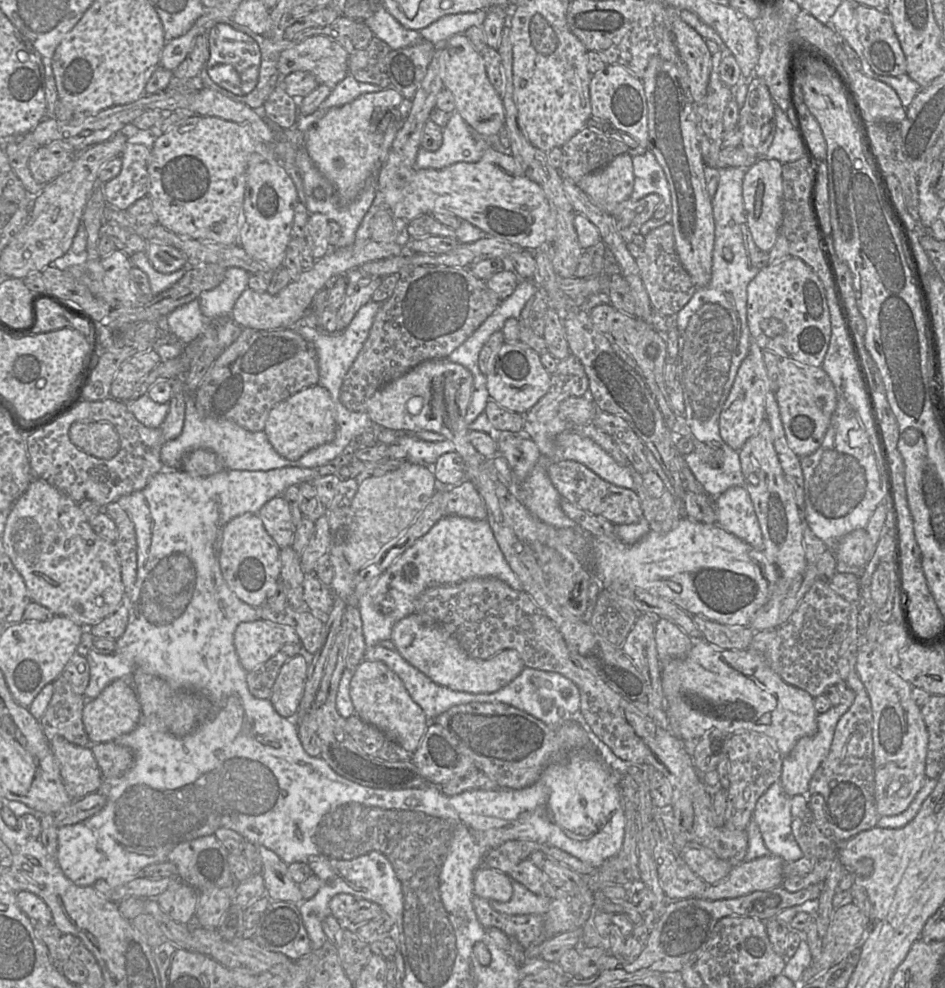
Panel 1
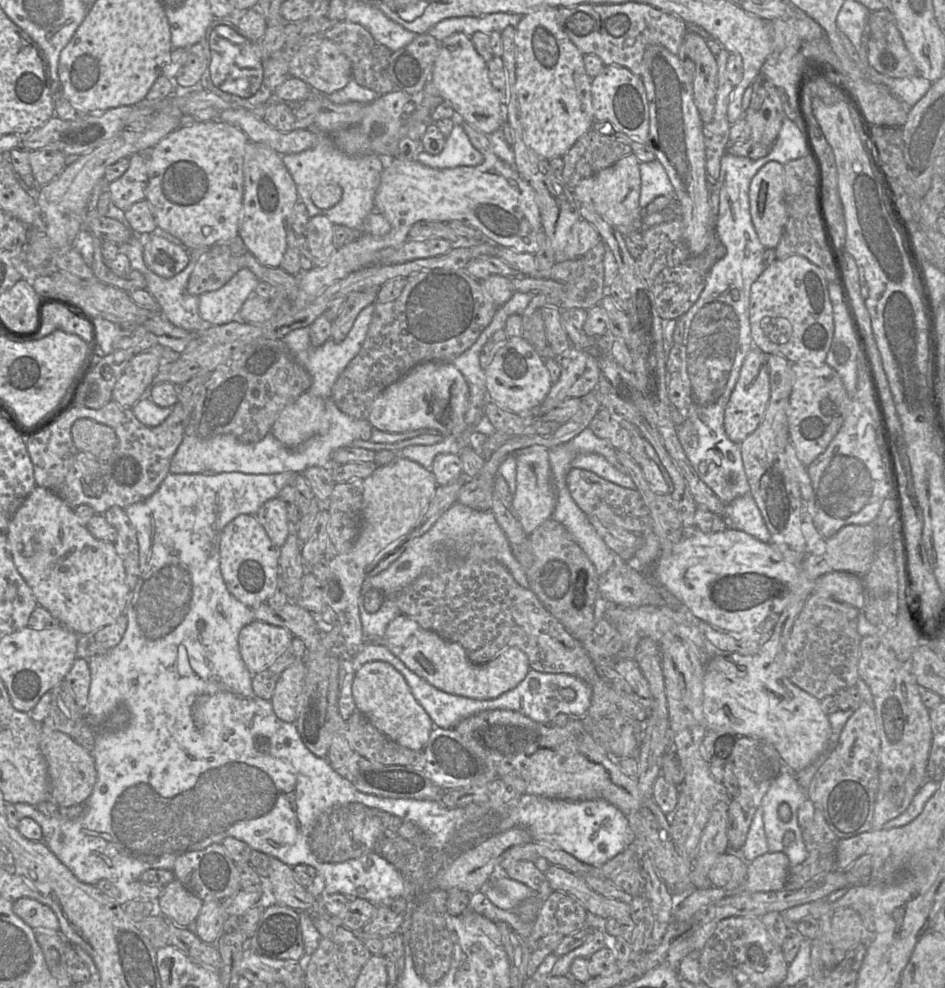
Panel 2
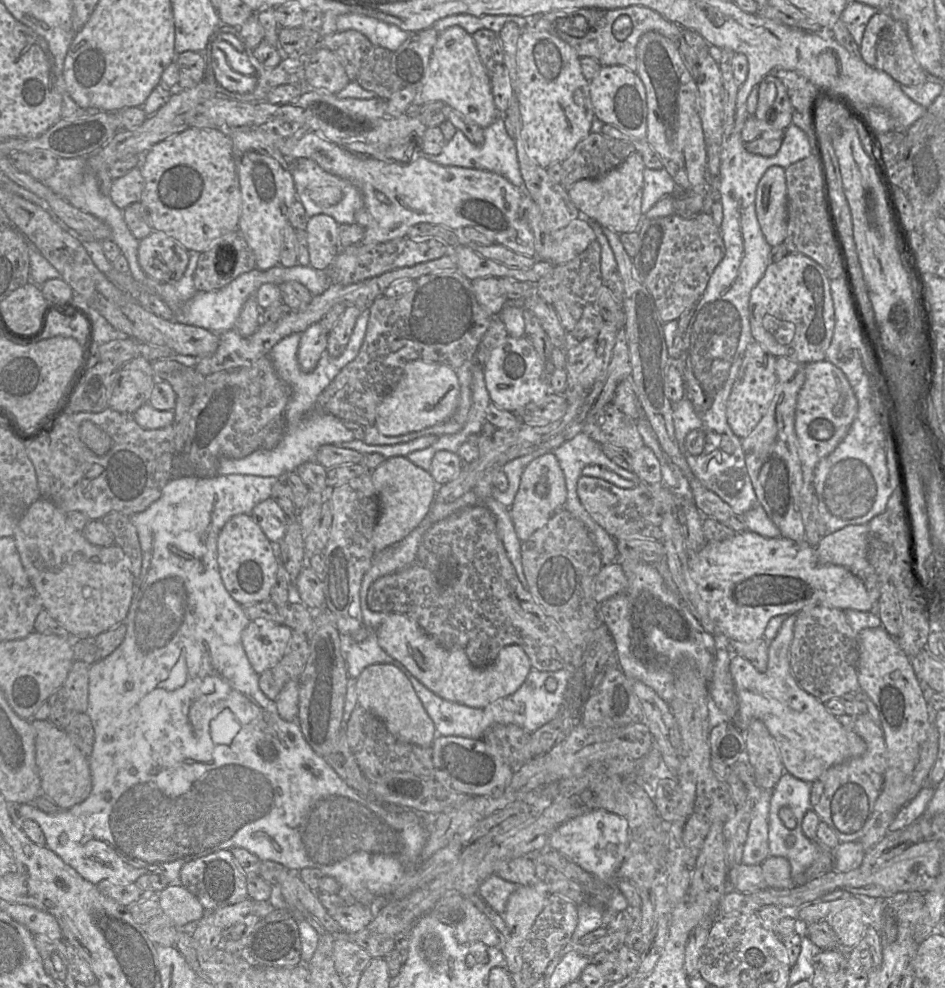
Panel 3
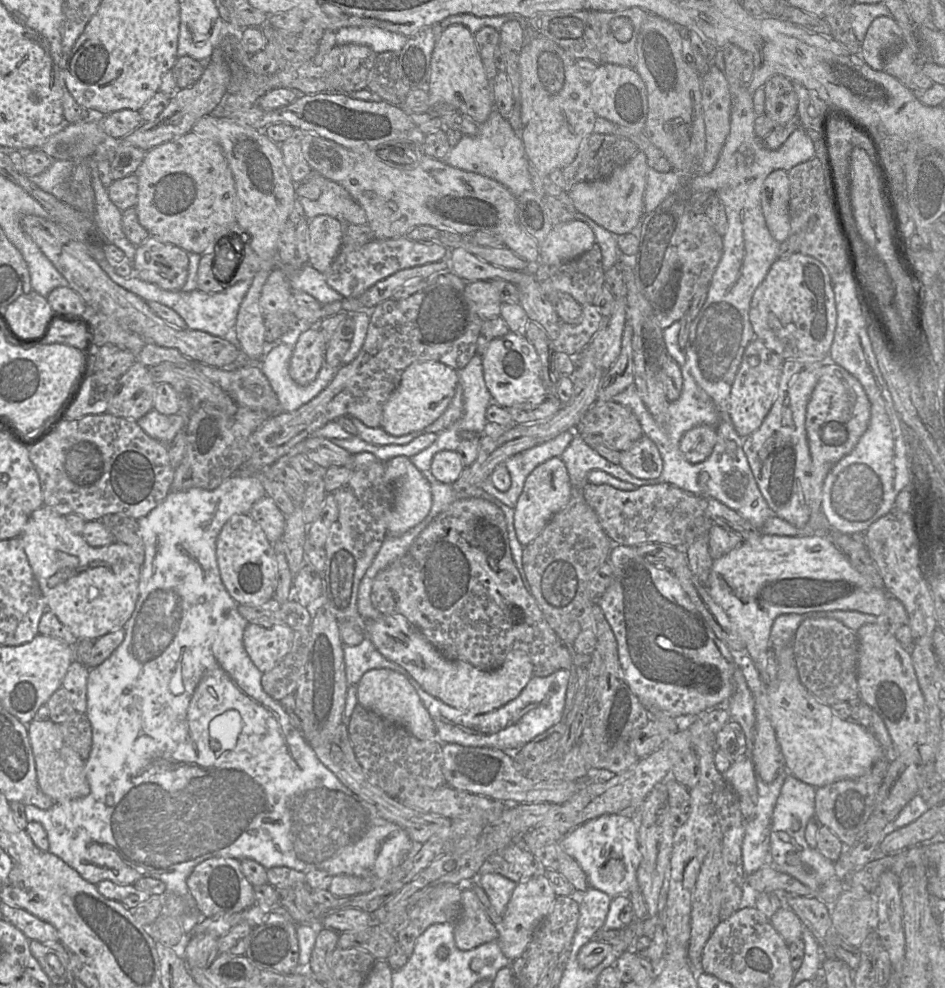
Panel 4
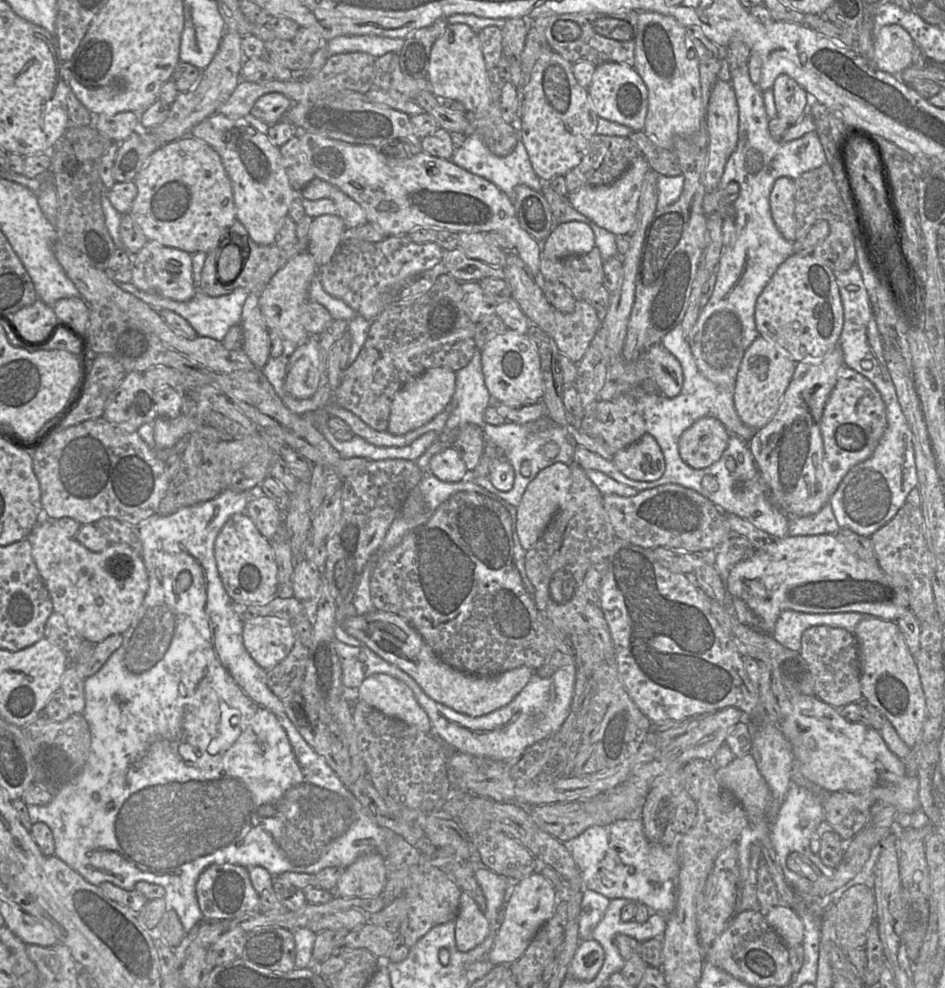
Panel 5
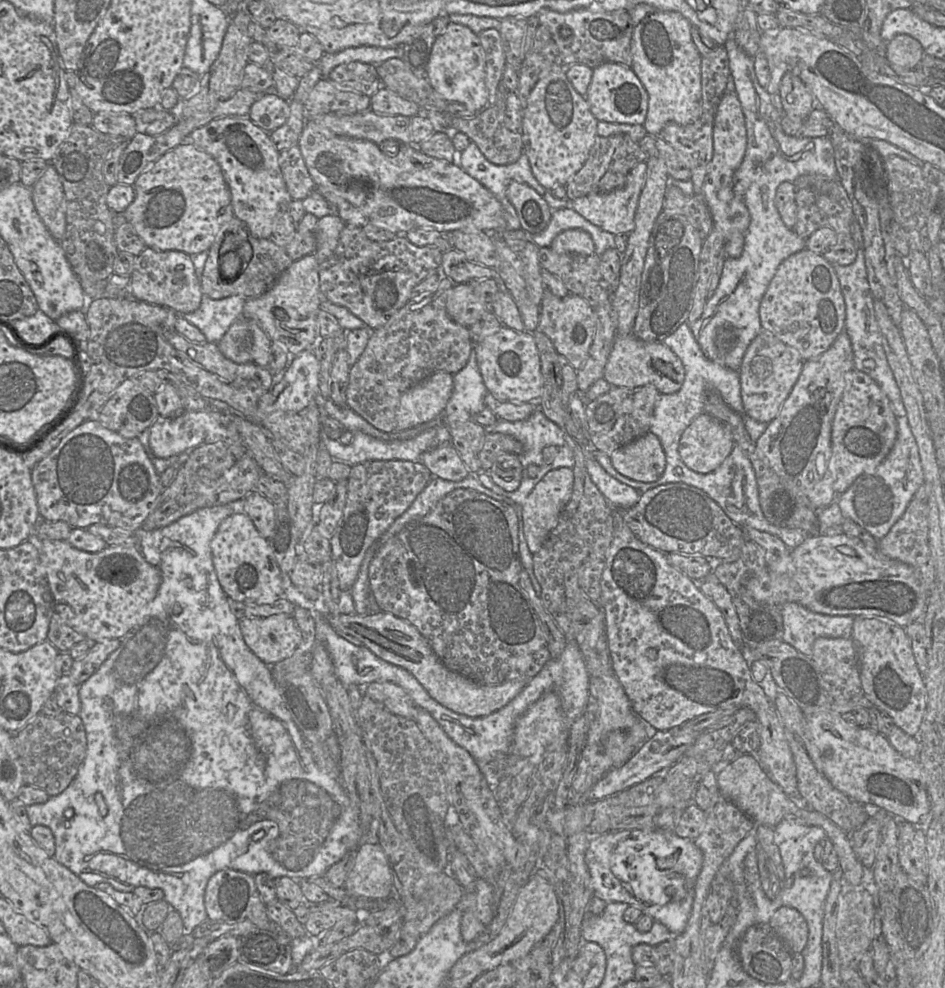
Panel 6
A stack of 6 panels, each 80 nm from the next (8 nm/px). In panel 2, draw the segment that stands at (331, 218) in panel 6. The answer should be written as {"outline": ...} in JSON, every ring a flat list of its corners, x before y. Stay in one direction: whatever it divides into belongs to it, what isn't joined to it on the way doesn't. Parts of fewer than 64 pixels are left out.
{"outline":[[324,215,310,217,304,236,314,266,325,266,336,248,333,245,333,223]]}

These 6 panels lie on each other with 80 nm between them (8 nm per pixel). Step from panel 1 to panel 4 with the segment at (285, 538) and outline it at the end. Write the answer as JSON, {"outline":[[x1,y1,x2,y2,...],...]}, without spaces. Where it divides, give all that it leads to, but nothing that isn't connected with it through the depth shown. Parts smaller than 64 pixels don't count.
{"outline":[[264,496,256,501,249,515,260,525,270,543,273,544,282,538,286,516,270,496]]}

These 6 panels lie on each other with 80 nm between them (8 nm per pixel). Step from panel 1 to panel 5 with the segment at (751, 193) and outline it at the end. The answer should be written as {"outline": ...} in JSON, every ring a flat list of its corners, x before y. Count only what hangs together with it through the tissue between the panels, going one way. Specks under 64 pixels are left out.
{"outline":[[785,176,776,179,769,202,772,218,778,230,787,240,794,241,796,221,793,179]]}

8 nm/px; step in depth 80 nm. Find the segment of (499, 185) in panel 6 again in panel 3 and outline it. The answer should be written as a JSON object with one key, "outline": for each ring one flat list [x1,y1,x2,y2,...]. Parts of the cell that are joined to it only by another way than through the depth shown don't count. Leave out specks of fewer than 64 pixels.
{"outline":[[499,114,491,125,483,129,483,133,484,143,477,146,470,142,461,130,457,129,453,138,445,143,440,154,426,154,421,149,421,156,442,166,457,166,494,172,505,177,520,189,524,189,525,183,520,172,516,143,508,135,503,117]]}

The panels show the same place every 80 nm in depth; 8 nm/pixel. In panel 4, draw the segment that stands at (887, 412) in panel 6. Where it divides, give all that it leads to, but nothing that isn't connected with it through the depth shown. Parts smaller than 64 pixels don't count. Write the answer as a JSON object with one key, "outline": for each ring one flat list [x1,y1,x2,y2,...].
{"outline":[[830,363,830,364,825,365,821,369,821,376,818,379,818,382,815,385,815,388,807,404,806,420,805,420,805,428,807,432,808,445,809,445,809,450,810,450,810,455,811,455,811,460,812,460,812,476,814,476,814,482,822,483,821,488,823,486,824,479,826,475,828,474,828,472,831,470,831,468,838,461,840,461,844,456,849,454,853,450,853,448,856,446,858,440,860,439,860,437,863,435,863,433,866,431,868,427,870,415,871,415,870,401,861,383,853,375,851,375,847,370,845,370,843,367,835,363]]}

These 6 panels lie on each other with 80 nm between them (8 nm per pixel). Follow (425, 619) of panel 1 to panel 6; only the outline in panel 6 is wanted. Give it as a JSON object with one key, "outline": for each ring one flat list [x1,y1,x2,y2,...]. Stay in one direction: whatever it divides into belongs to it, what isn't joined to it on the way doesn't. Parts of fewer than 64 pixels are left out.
{"outline":[[382,610,366,614,340,614,328,615,330,625,337,632,344,632,360,640,376,656,391,664,400,666,410,672,423,686,427,693,438,703,454,712,469,717,482,717,489,715,508,704,527,684,528,680,515,679,499,684,483,684,469,679,455,671,448,669,434,653,427,639,410,622]]}

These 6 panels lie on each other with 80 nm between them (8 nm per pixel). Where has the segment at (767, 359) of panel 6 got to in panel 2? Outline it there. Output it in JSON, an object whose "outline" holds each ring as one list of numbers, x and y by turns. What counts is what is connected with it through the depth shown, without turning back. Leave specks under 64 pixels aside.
{"outline":[[752,347,747,353,735,387,724,413,724,429,731,441,741,444,759,426,764,418,770,397,768,355]]}

